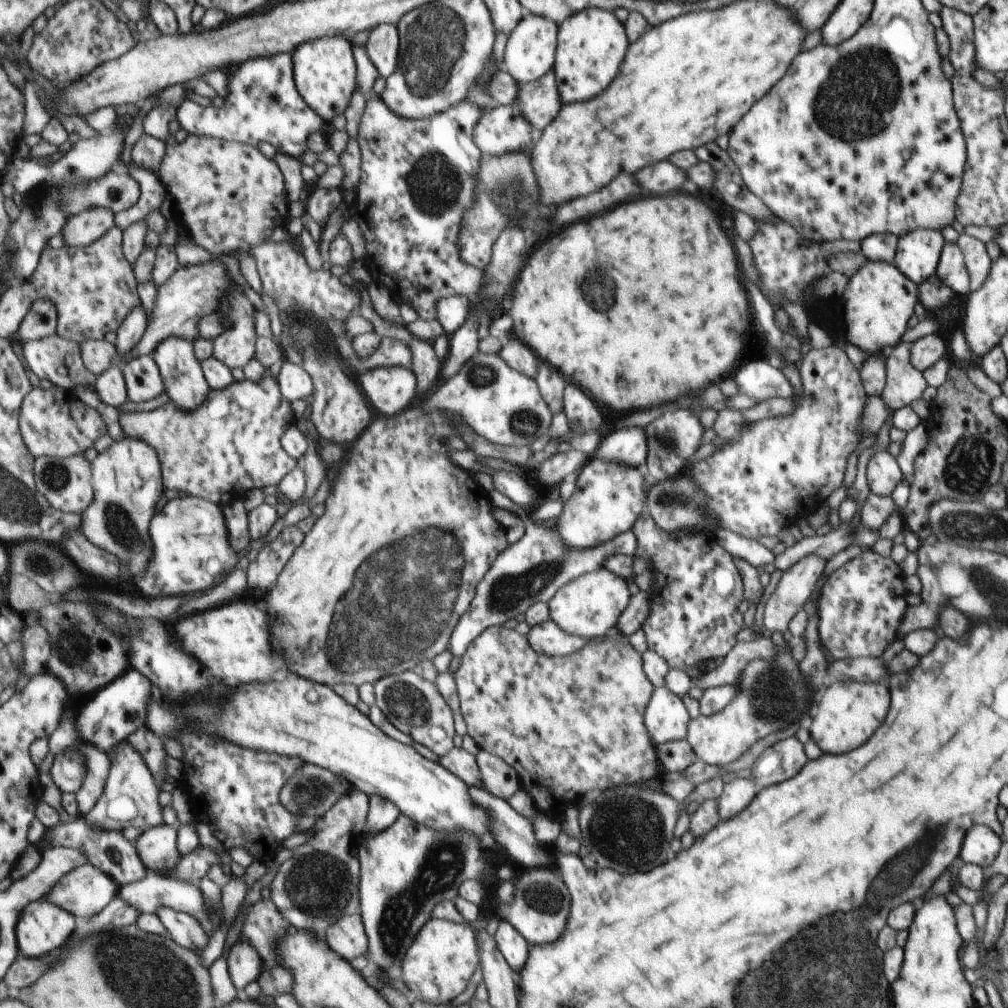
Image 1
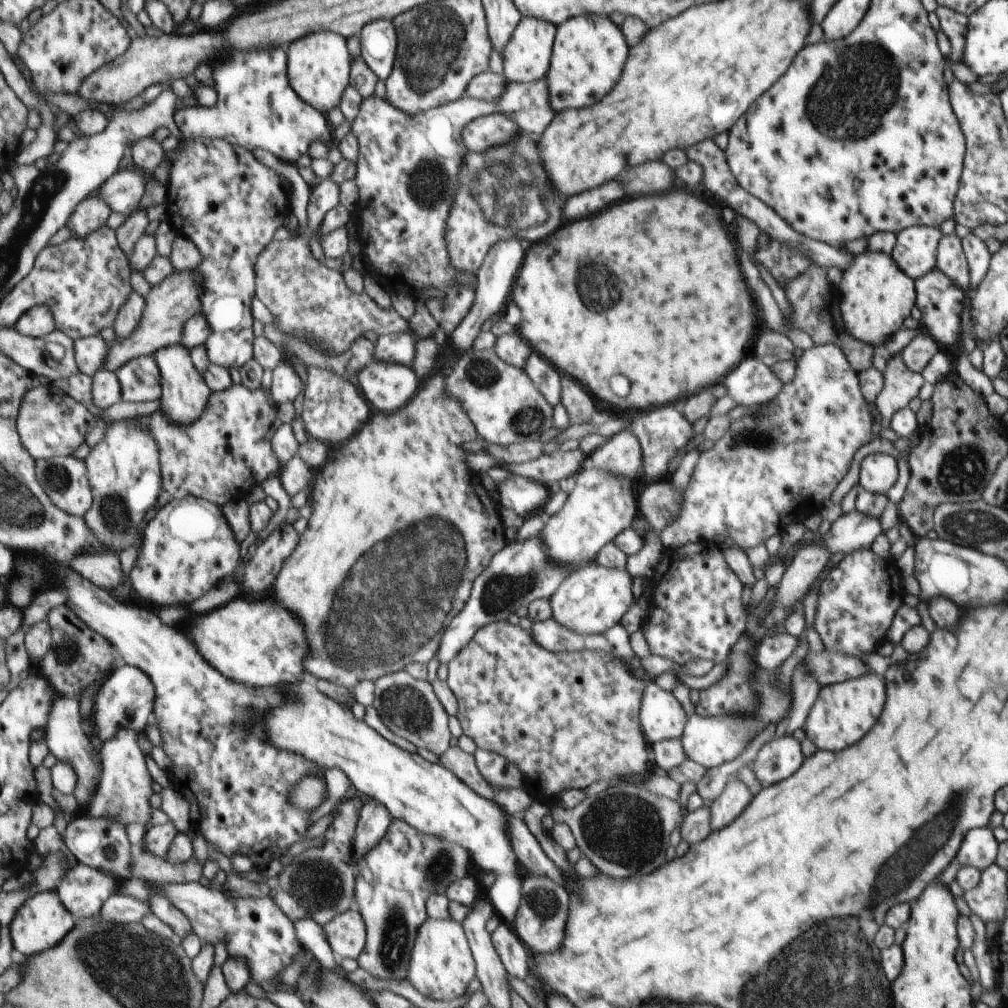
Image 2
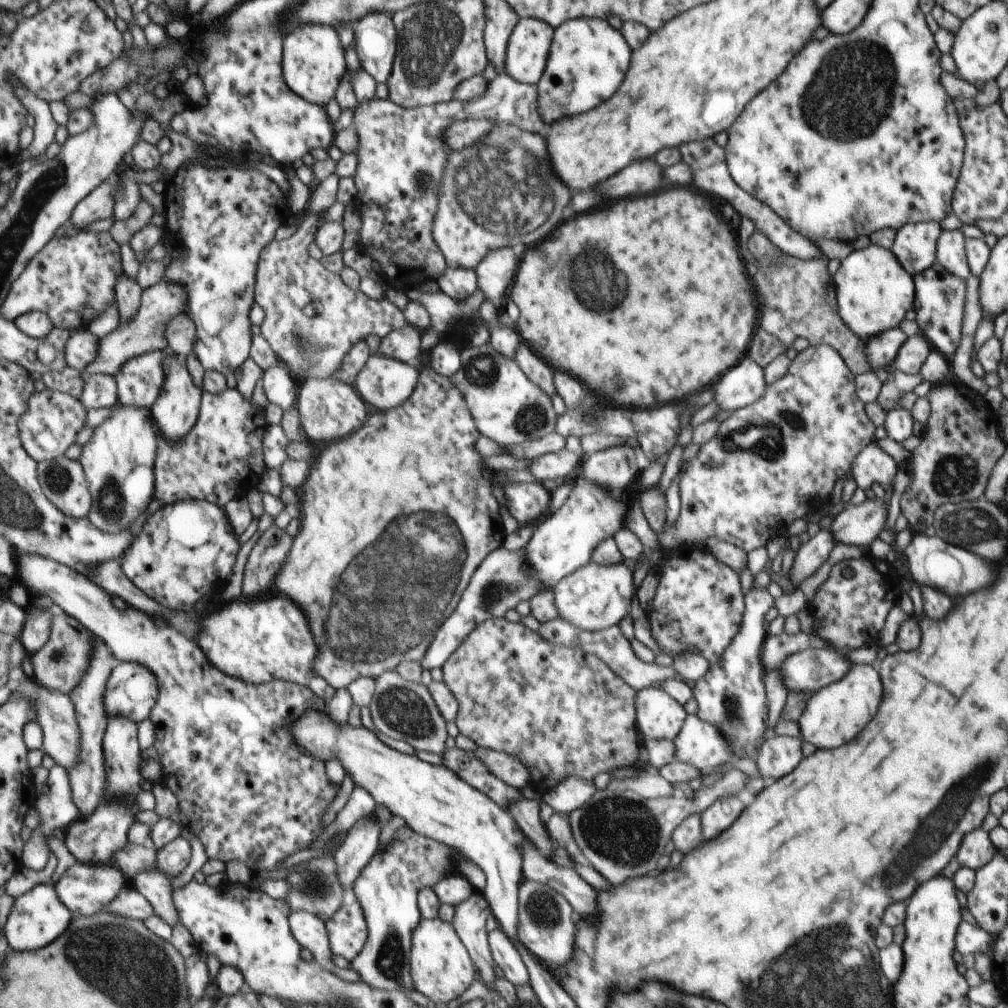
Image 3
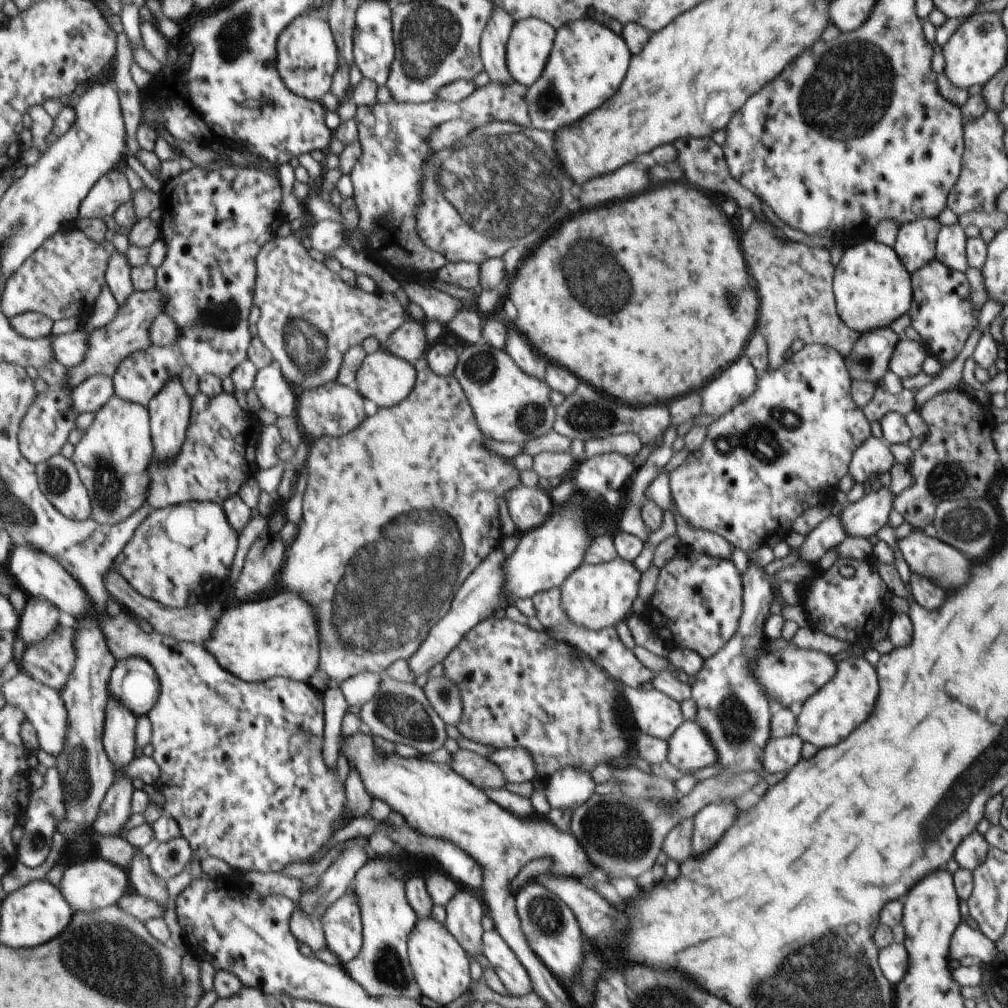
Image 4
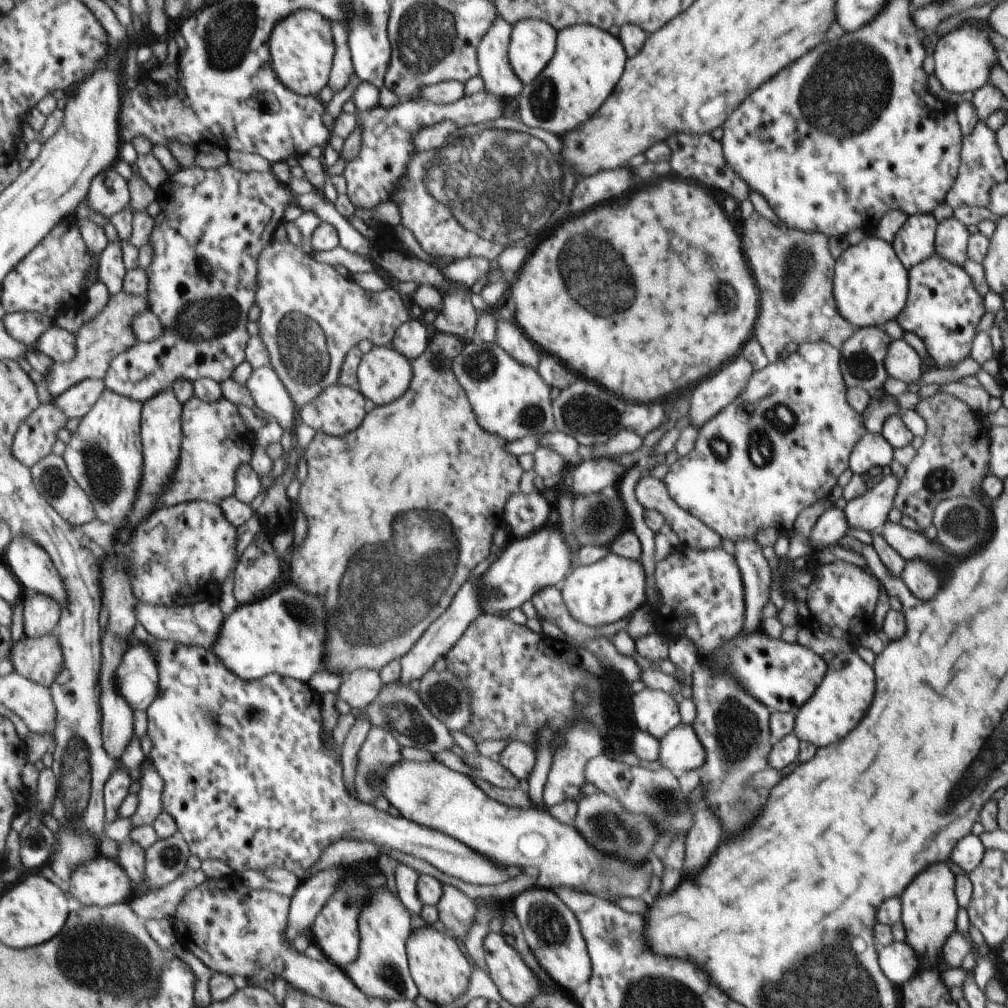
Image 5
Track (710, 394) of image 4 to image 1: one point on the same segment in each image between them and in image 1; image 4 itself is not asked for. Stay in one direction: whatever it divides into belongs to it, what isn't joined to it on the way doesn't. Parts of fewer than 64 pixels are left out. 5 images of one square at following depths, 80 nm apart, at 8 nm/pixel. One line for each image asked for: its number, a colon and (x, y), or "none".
1: (757, 378)
2: (752, 382)
3: (742, 385)

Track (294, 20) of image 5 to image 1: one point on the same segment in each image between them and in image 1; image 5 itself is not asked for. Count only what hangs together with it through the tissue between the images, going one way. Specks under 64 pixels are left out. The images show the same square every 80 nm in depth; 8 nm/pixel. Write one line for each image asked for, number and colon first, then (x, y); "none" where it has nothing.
1: (326, 71)
2: (319, 65)
3: (314, 62)
4: (308, 56)

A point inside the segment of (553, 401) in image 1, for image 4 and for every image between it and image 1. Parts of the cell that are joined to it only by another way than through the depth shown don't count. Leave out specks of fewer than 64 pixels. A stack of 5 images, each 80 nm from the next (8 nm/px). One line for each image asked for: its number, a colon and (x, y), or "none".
2: (546, 377)
3: (537, 369)
4: (516, 345)

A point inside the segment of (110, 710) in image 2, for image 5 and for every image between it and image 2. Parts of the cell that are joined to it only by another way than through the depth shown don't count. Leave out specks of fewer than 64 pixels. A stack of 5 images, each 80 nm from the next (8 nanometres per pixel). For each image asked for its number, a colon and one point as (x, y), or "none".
3: (132, 692)
4: (134, 682)
5: (138, 678)

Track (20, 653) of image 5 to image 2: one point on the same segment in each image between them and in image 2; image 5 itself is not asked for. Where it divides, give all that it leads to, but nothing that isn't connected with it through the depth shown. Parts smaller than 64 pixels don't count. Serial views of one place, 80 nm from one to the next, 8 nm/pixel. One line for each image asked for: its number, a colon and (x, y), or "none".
2: (80, 657)
3: (61, 665)
4: (52, 661)

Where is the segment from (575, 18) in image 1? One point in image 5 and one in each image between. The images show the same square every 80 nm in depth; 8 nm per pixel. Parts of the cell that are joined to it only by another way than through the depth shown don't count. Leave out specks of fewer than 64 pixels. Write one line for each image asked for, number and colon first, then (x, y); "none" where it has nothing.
2: (590, 50)
3: (589, 59)
4: (589, 62)
5: (589, 61)

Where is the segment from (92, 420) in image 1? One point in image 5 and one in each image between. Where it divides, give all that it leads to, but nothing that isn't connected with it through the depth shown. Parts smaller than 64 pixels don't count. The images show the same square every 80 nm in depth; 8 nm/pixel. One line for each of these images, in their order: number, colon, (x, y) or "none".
2: (51, 424)
3: (48, 427)
4: (45, 430)
5: (37, 436)

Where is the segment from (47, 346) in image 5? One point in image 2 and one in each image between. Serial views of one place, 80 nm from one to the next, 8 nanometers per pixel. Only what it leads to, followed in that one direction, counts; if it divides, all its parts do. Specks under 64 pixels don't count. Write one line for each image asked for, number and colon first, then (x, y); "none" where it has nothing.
2: (92, 352)
3: (82, 349)
4: (71, 348)

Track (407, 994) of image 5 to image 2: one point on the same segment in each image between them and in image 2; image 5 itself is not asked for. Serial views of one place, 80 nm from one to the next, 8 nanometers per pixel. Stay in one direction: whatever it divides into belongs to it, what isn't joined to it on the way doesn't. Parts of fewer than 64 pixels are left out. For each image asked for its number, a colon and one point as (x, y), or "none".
2: (395, 880)
3: (388, 889)
4: (383, 967)

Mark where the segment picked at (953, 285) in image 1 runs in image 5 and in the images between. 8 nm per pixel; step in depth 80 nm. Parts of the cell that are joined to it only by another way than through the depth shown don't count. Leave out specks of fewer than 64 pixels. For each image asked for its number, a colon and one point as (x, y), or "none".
2: (951, 260)
3: (950, 255)
4: (950, 247)
5: (951, 239)

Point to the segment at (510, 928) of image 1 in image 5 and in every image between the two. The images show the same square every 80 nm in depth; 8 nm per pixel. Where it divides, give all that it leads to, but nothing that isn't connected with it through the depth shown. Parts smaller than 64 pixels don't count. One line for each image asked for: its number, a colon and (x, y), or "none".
2: (509, 948)
3: (504, 953)
4: (515, 978)
5: (516, 983)

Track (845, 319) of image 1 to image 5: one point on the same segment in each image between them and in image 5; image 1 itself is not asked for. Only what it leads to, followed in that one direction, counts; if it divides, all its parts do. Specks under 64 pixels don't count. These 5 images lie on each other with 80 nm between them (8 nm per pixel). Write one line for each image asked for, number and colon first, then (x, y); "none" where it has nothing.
2: (874, 295)
3: (873, 292)
4: (871, 287)
5: (870, 284)

